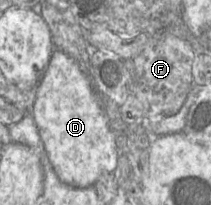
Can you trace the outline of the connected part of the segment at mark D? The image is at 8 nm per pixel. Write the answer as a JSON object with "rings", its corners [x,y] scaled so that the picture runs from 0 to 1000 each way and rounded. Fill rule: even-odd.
{"rings":[[[256,239],[246,254],[232,307],[166,434],[166,493],[142,546],[227,771],[289,888],[346,912],[403,917],[441,907],[488,844],[517,844],[545,824],[555,741],[512,580],[436,429],[436,405],[389,356],[360,298],[308,254],[280,239]]]}

